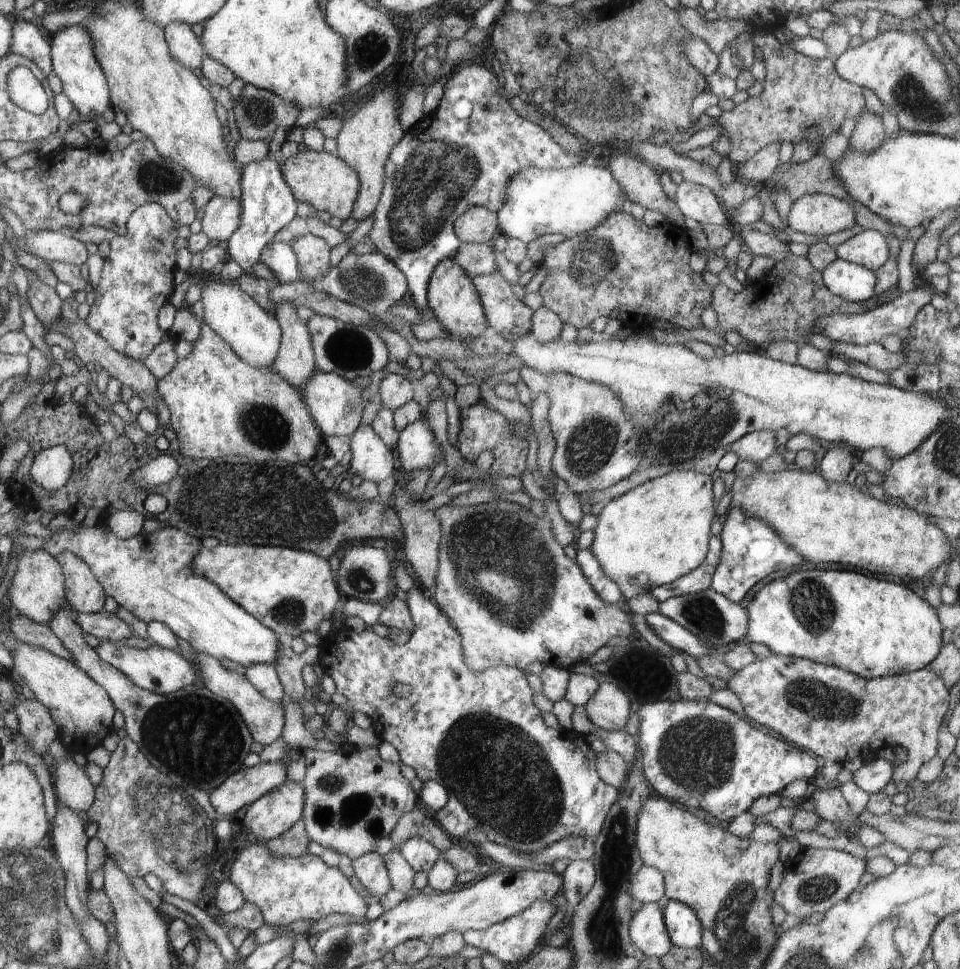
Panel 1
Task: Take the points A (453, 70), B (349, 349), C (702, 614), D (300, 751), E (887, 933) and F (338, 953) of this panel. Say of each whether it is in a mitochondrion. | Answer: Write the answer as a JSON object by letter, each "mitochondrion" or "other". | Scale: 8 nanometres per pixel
{"A":"other","B":"mitochondrion","C":"mitochondrion","D":"other","E":"mitochondrion","F":"mitochondrion"}

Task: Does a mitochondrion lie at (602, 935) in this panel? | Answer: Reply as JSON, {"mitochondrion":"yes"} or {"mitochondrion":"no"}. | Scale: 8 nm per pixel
{"mitochondrion":"yes"}

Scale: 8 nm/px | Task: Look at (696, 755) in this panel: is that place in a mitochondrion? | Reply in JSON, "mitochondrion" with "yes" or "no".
{"mitochondrion":"yes"}

